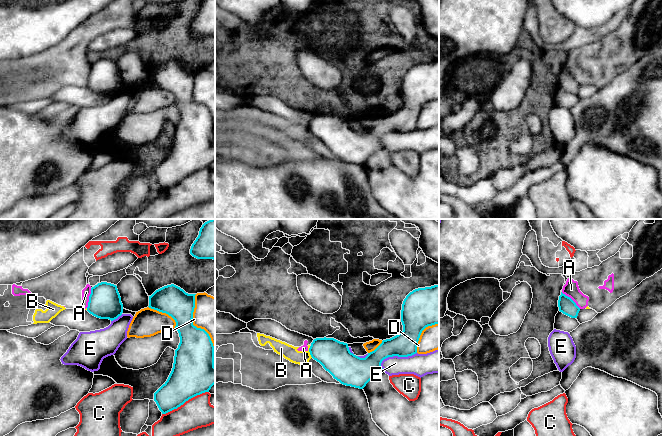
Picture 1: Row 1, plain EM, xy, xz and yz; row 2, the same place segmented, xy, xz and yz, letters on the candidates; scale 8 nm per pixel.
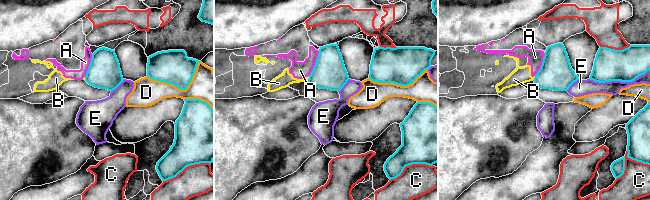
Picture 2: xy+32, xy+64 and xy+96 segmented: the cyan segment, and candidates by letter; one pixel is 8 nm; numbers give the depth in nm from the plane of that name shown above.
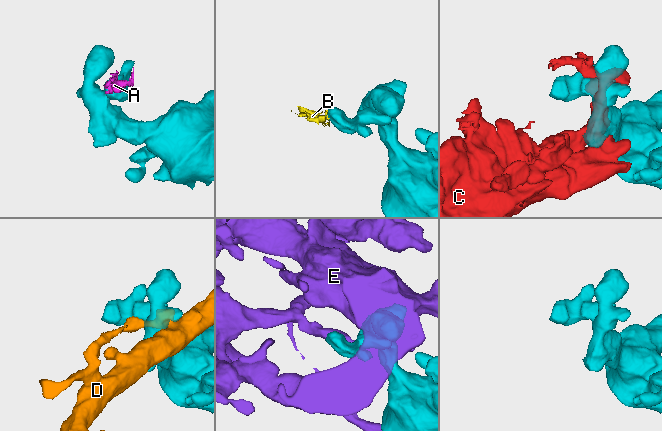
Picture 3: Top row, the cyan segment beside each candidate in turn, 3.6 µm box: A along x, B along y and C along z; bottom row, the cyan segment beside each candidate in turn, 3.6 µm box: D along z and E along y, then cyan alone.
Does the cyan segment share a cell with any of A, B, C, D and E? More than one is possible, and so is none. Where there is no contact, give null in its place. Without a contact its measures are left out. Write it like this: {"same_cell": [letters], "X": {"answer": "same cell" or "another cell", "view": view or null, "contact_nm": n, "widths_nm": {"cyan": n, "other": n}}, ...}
{"same_cell": [], "A": {"answer": "another cell", "view": "xy", "contact_nm": 170, "widths_nm": {"cyan": 260, "other": 70}}, "B": {"answer": "another cell", "view": "xz", "contact_nm": 100, "widths_nm": {"cyan": 260, "other": 120}}, "C": {"answer": "another cell", "view": "xy", "contact_nm": 420, "widths_nm": {"cyan": 340, "other": 240}}, "D": {"answer": "another cell", "view": "xy", "contact_nm": 280, "widths_nm": {"cyan": 240, "other": 240}}, "E": {"answer": "another cell", "view": "xz", "contact_nm": 320, "widths_nm": {"cyan": 200, "other": 180}}}

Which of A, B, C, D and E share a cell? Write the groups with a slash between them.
A B C / D / E

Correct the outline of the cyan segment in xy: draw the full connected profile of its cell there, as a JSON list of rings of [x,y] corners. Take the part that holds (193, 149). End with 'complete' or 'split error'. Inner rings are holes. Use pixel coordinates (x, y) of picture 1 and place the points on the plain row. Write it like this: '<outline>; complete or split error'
[[[171,60],[149,72],[148,83],[171,92],[180,113],[172,147],[167,157],[154,169],[154,177],[162,190],[209,168],[215,160],[213,119],[209,110],[194,102],[192,97],[195,71]]]; complete

